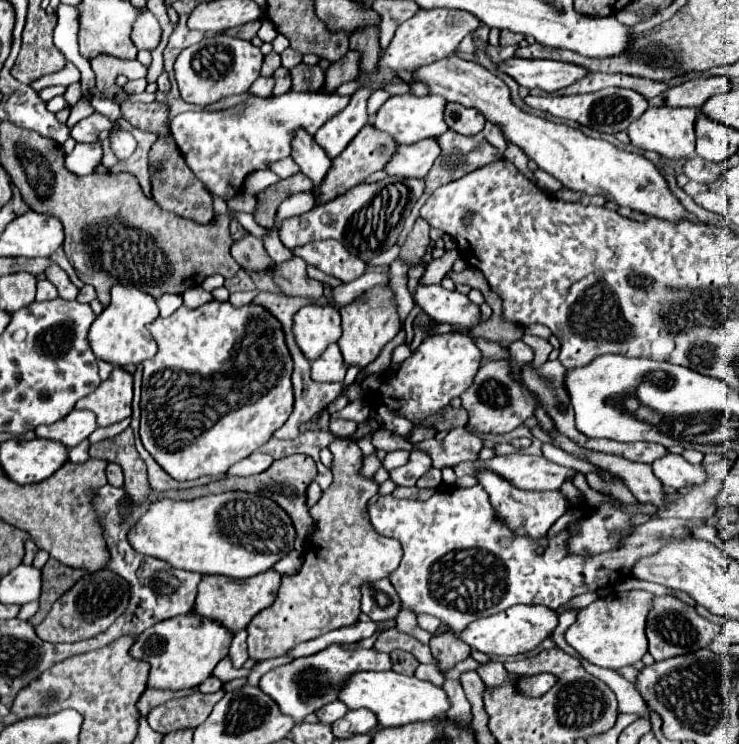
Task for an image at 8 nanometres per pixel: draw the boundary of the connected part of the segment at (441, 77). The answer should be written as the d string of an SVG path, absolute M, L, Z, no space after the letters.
M452 54L448 58L422 66L420 70L414 70L412 76L416 82L426 84L430 94L438 94L448 102L458 102L462 106L480 110L488 122L500 128L508 142L516 144L530 160L538 164L540 170L546 170L548 174L558 178L566 188L586 194L600 194L606 200L618 202L620 206L628 206L636 212L672 222L688 218L688 212L680 206L680 202L676 202L676 196L668 190L666 180L650 160L640 154L620 150L606 140L590 138L566 124L556 124L524 112L510 100L508 86L478 62L468 62Z

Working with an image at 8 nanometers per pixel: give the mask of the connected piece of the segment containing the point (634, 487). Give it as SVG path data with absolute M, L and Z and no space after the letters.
M538 402L538 406L536 406L536 420L538 420L538 426L540 426L544 432L548 432L548 434L552 436L552 444L554 444L556 448L560 448L560 450L564 450L566 454L572 454L572 456L576 456L576 458L580 458L580 460L590 462L592 466L596 466L596 468L602 470L602 472L612 474L614 478L620 478L620 480L628 486L628 490L636 496L638 502L650 502L650 504L654 504L654 506L658 506L658 508L666 504L666 494L662 492L662 484L660 484L658 478L652 474L652 468L650 468L648 464L636 464L636 462L630 462L630 460L626 460L626 458L620 458L620 456L602 454L602 452L594 452L594 450L584 450L582 446L576 446L576 442L572 442L570 438L564 438L564 436L556 430L554 422L548 418L548 412L540 406L540 402Z

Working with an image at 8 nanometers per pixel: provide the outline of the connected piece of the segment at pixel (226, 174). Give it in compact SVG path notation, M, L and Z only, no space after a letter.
M282 94L282 96L270 96L270 98L256 98L250 96L248 100L226 108L226 110L216 110L216 112L206 112L206 110L192 110L192 112L182 112L170 120L170 128L174 134L174 140L178 144L180 154L184 156L186 166L194 172L196 178L204 184L204 188L212 196L220 196L222 200L234 198L242 186L244 178L256 170L266 170L270 164L288 158L292 152L292 138L296 132L302 128L310 136L316 134L316 130L326 124L332 116L336 116L344 106L348 106L350 96L338 96L338 94Z

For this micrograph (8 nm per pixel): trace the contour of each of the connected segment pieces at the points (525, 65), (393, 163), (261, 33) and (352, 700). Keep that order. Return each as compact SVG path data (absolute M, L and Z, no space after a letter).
M508 58L498 62L498 72L508 74L520 86L526 88L540 88L546 92L556 92L560 88L570 86L572 82L580 80L588 70L568 62L554 62L554 60L528 60L528 58Z
M426 138L414 144L398 146L396 156L388 162L386 172L402 178L424 178L440 156L440 144L436 138Z
M266 19L266 20L261 20L262 26L257 32L257 36L263 41L263 42L268 42L271 43L276 36L278 35L278 32L274 26L274 24Z
M392 670L384 672L360 672L348 676L344 686L340 688L338 700L342 700L348 710L356 708L368 708L376 714L380 726L394 728L404 726L418 720L438 720L444 718L444 712L448 710L448 696L440 686L434 686L430 682L422 682L414 676L404 676Z

